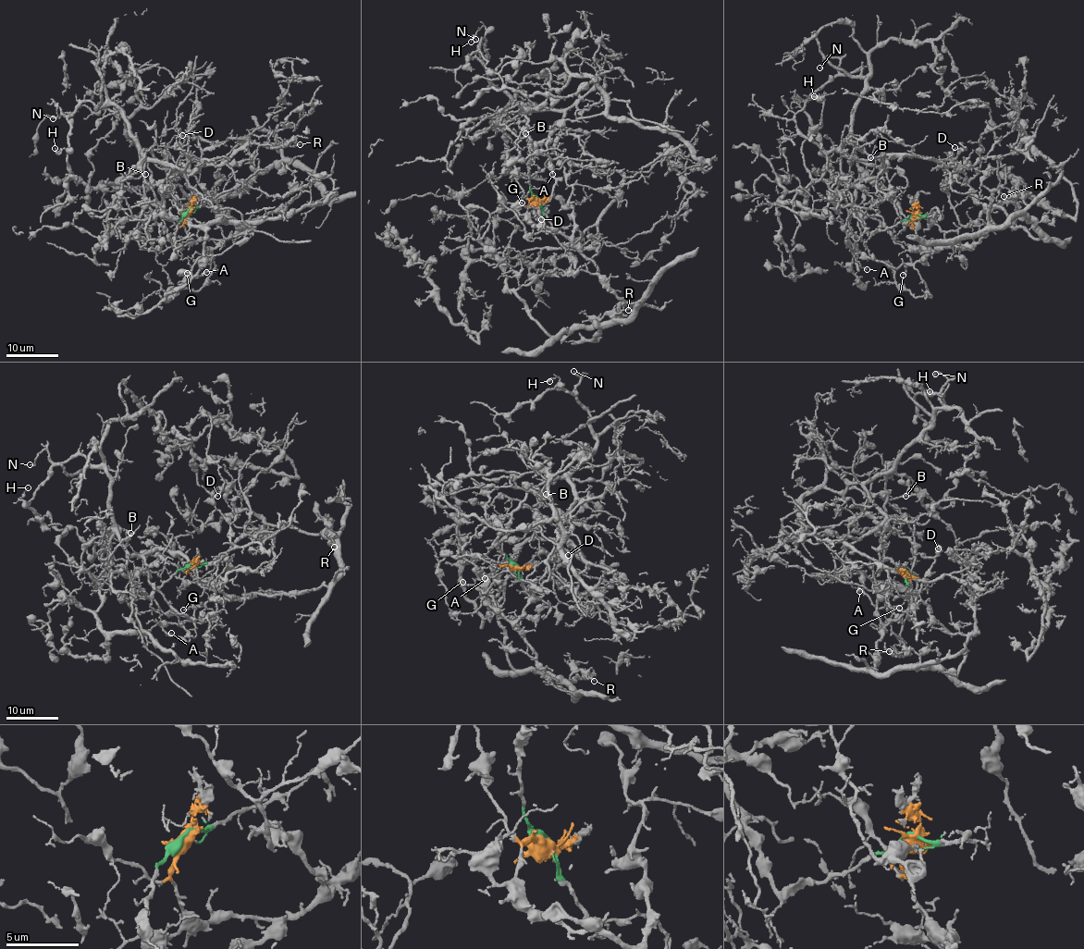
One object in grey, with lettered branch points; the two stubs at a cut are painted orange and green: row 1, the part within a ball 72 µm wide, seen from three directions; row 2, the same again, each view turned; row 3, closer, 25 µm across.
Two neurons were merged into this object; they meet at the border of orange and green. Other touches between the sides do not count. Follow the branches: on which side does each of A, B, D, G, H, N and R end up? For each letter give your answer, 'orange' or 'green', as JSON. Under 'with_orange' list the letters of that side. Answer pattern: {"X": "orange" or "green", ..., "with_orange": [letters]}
{"A": "orange", "B": "green", "D": "orange", "G": "orange", "H": "green", "N": "green", "R": "orange", "with_orange": ["A", "D", "G", "R"]}

